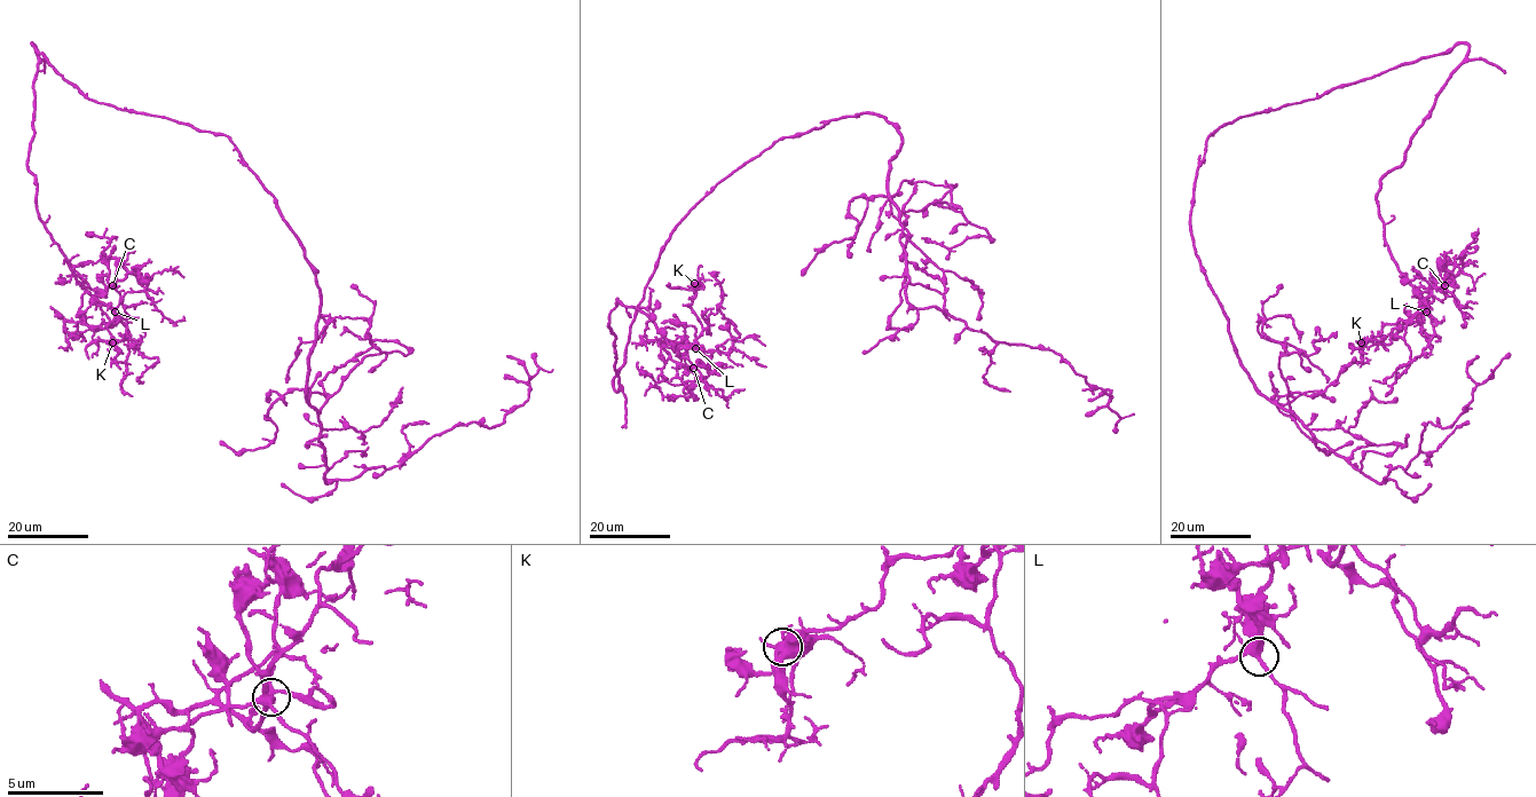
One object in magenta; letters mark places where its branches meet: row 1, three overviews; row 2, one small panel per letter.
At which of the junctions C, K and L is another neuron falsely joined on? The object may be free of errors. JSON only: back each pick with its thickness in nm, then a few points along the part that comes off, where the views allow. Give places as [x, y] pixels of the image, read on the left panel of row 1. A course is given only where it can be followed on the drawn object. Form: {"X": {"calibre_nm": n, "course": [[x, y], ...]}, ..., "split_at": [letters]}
{"split_at": []}

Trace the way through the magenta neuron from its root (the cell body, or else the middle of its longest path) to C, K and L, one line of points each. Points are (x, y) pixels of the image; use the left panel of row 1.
C: (203, 132), (89, 99), (32, 42), (38, 72), (26, 165), (38, 216), (83, 289), (112, 285)
K: (203, 132), (89, 99), (32, 42), (26, 165), (38, 216), (75, 279), (121, 321), (108, 326), (112, 342)
L: (203, 132), (89, 99), (32, 42), (38, 72), (26, 165), (37, 186), (38, 216), (75, 279), (115, 312)

